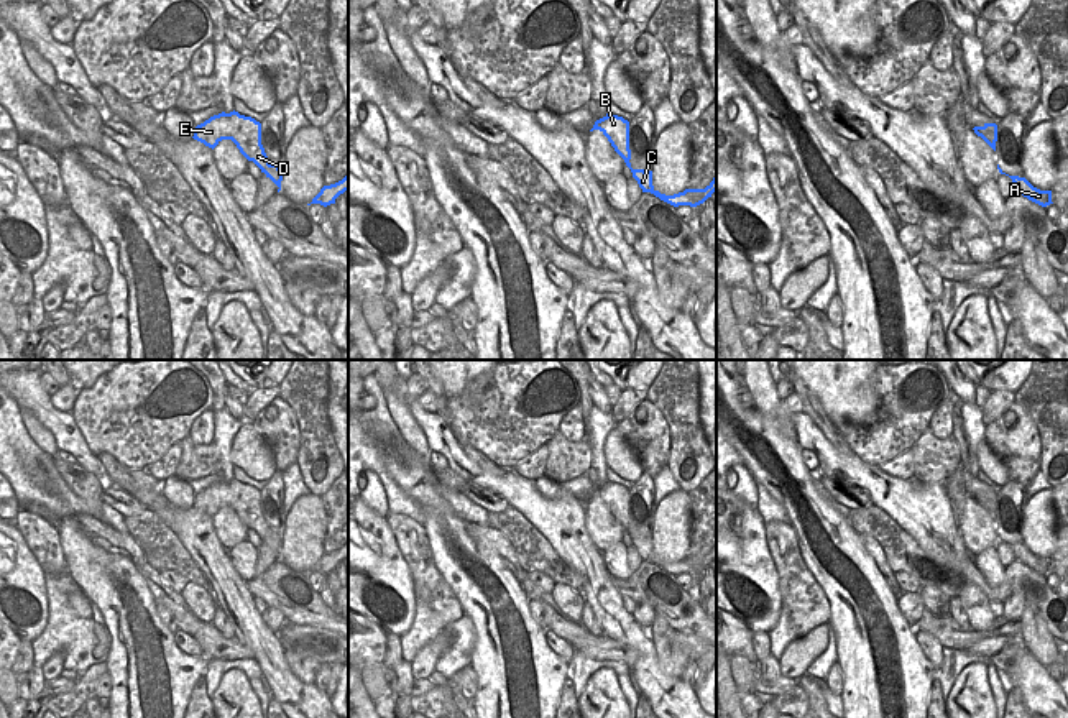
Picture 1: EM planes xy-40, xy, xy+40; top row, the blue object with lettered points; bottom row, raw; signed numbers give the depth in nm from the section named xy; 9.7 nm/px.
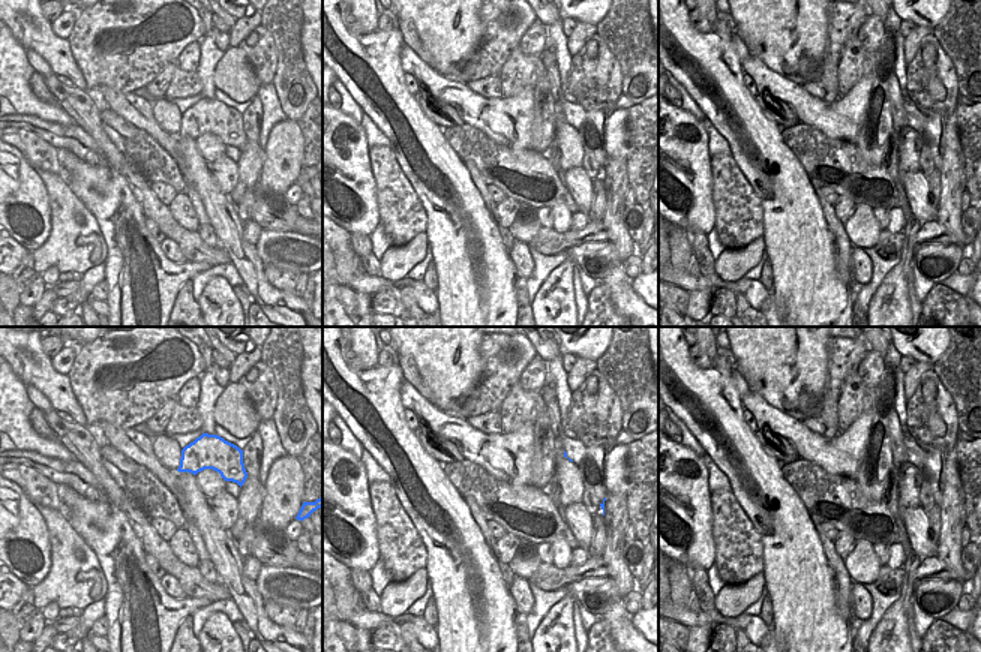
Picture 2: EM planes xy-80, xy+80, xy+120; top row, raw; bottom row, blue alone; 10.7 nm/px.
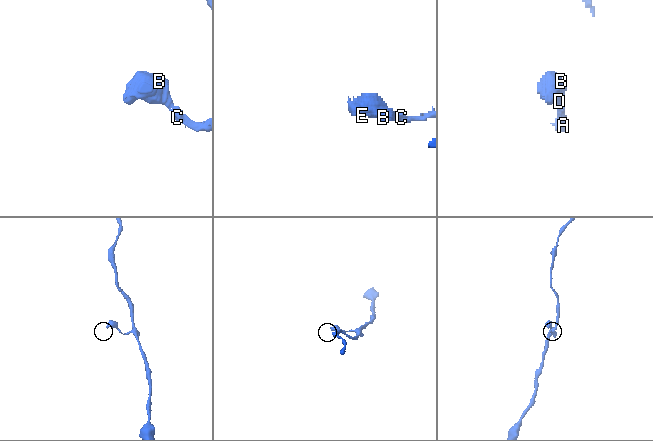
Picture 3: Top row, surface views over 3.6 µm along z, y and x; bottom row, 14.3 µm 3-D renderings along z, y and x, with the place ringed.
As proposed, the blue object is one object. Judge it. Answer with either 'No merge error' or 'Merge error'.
No merge error

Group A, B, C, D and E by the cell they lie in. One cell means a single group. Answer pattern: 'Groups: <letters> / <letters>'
Groups: A B C D E

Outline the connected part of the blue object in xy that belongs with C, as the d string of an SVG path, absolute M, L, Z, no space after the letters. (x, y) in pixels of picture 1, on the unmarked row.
M606 481L603 486L600 486L600 488L595 490L595 493L593 493L593 496L592 496L590 499L593 499L593 498L600 498L600 499L608 506L608 509L611 511L611 514L615 516L615 519L624 527L626 534L631 537L633 545L638 549L638 552L639 552L639 555L642 557L642 560L651 560L651 562L654 562L656 565L659 565L661 568L664 568L664 570L667 570L667 572L670 572L670 573L674 573L674 575L679 575L679 573L697 575L697 573L703 572L708 565L711 565L711 562L716 559L716 544L715 544L713 549L711 549L705 557L685 557L684 560L679 560L679 562L674 562L674 564L661 562L661 560L656 559L654 554L652 554L652 539L633 537L633 536L631 536L631 531L629 531L629 527L631 527L631 518L629 518L629 490L628 490L628 488L624 488L623 485L618 485L618 483L610 483L610 481Z

